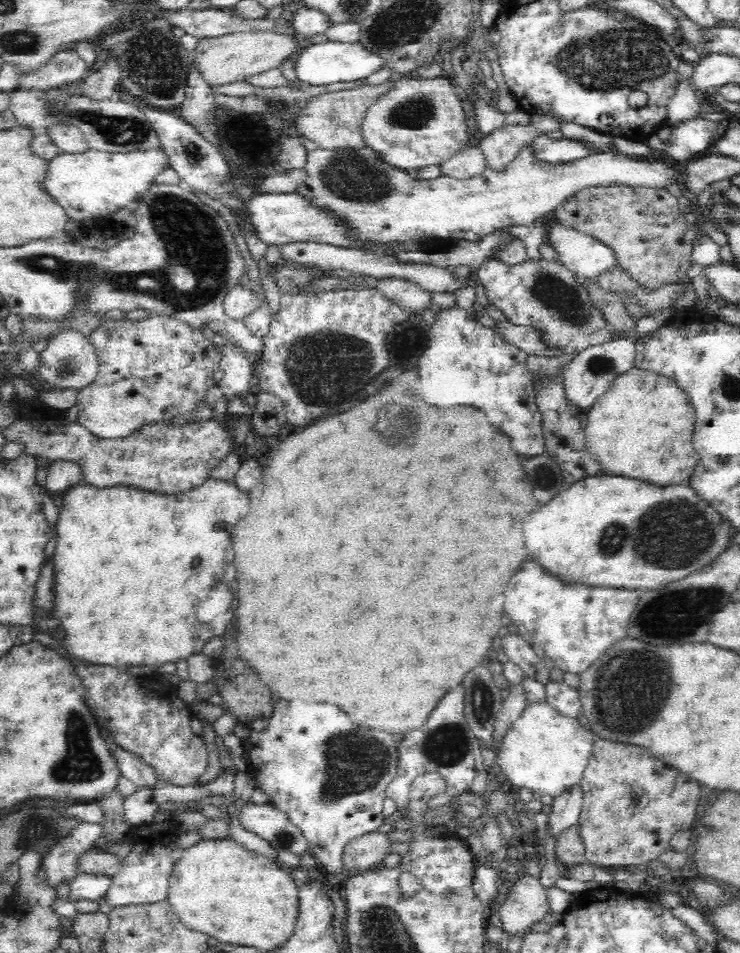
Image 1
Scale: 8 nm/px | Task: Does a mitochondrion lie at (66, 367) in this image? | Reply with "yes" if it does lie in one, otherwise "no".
yes

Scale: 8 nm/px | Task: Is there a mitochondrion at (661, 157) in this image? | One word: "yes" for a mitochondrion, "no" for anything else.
no

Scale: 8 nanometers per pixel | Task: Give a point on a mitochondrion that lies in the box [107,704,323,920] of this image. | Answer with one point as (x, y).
(283, 837)

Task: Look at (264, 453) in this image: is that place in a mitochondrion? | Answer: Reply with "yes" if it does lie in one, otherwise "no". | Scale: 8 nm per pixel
no

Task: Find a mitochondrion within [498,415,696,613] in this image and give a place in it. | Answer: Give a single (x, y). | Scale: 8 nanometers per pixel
(541, 475)

